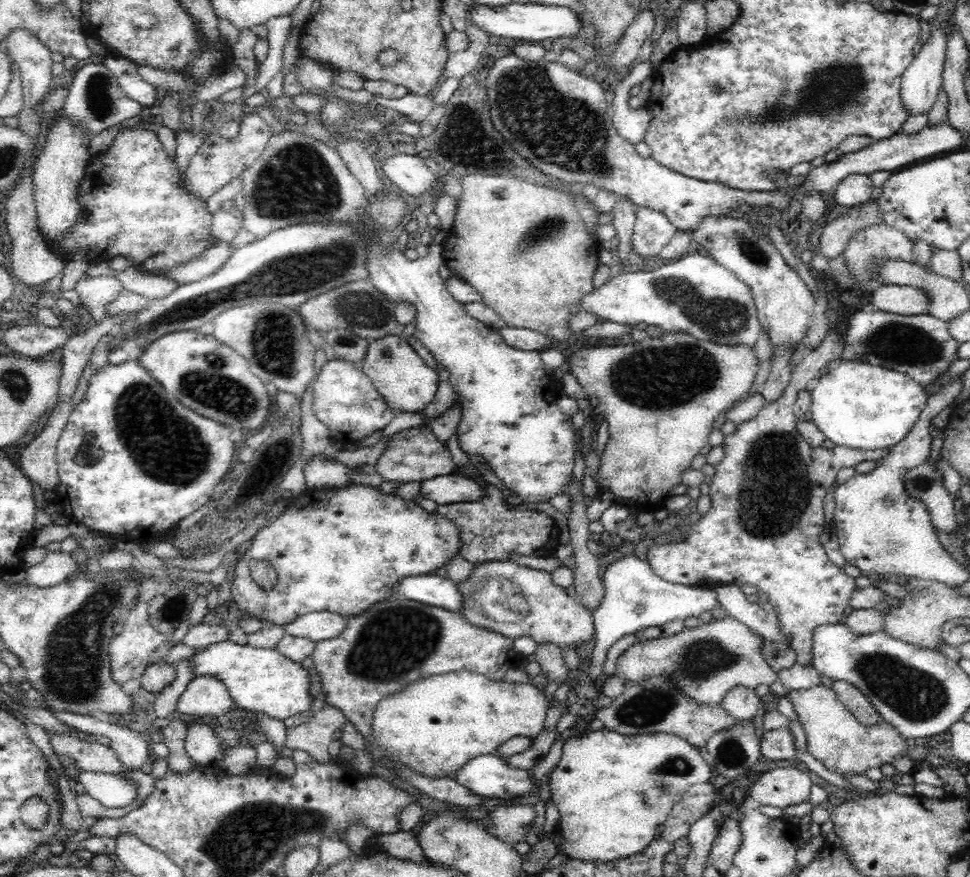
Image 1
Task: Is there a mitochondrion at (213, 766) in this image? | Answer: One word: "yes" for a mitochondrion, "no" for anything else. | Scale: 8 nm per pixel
no

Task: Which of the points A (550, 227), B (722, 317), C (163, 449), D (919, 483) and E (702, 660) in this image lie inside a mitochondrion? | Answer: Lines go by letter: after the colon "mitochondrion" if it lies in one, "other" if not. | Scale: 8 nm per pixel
A: mitochondrion
B: mitochondrion
C: mitochondrion
D: mitochondrion
E: mitochondrion

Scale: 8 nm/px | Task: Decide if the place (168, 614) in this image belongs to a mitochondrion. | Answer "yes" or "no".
yes

